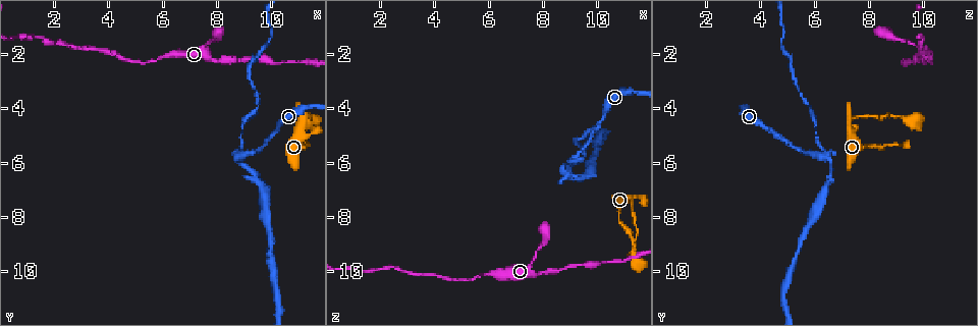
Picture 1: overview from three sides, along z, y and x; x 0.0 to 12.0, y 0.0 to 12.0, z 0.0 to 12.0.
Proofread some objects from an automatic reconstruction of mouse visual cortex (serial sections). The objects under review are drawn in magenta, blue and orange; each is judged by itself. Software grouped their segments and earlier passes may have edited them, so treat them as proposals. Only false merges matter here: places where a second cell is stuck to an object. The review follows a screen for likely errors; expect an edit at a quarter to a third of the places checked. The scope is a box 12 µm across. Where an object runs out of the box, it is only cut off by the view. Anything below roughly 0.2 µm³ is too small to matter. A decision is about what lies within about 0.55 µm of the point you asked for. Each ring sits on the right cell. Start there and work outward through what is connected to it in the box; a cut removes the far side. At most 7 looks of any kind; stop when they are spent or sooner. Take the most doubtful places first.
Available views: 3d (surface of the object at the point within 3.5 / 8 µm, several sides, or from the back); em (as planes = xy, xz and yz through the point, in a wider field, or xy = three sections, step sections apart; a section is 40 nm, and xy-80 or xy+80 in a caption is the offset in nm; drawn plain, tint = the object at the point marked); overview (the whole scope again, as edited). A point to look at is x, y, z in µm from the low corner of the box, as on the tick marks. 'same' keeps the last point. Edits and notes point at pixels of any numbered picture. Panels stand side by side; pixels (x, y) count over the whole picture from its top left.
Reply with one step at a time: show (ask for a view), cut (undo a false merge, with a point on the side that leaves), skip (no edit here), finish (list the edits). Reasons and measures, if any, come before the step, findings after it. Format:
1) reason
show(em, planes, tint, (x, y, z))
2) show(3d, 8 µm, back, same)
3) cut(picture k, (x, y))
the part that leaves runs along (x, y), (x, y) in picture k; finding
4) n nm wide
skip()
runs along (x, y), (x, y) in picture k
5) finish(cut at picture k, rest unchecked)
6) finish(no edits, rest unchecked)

sharp bend
show(3d, 3.5 µm, (8.9, 5.7, 6.4))

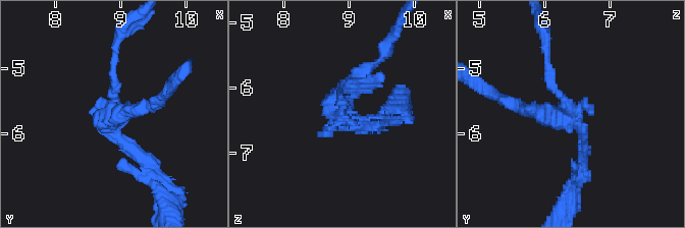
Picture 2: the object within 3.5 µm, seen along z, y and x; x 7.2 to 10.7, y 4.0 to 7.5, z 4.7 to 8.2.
3 arms
cut(picture 2, (135, 153))
the part that leaves runs along (577, 122), (585, 157), (569, 197) in picture 2; a second cell is stuck on

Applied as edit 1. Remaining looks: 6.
redraw
show(overview)

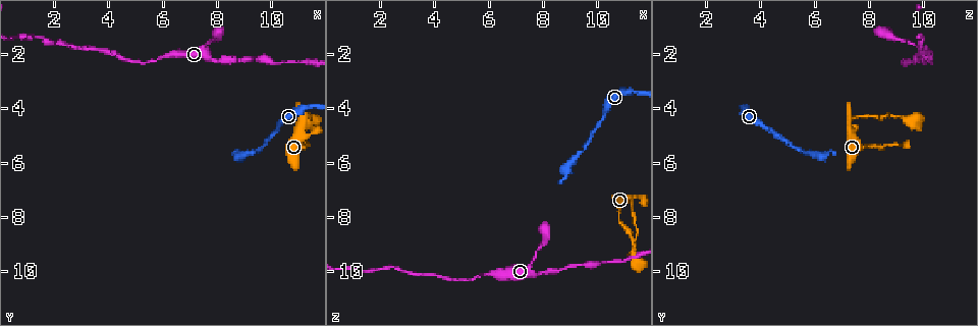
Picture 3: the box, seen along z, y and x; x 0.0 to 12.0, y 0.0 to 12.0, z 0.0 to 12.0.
thin neck
show(3d, 3.5 µm, (4.8, 2.2, 10.3))

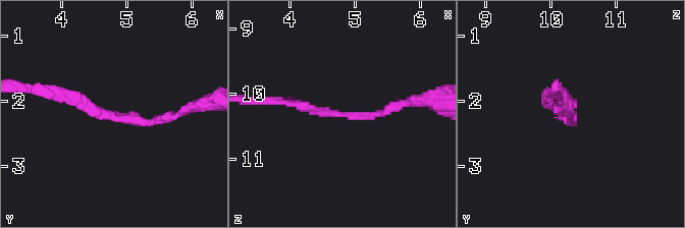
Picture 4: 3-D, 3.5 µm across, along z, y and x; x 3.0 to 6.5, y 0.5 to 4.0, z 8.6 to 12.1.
arms of 150, 150 nm
show(em, xy, step 2, tint, (4.75, 2.30, 10.35))

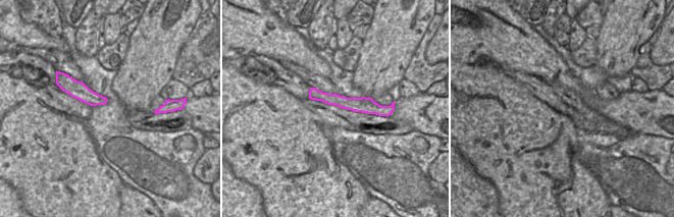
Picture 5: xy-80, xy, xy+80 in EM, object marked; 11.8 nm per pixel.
another direction
show(em, xy, step 5, tint, same)

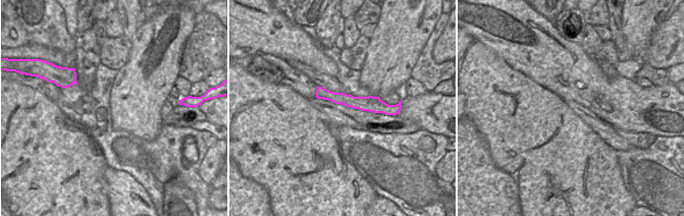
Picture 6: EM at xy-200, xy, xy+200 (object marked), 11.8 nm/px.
170 nm wide
skip()
runs along (177, 112), (153, 122), (112, 119), (53, 94) in picture 4; one cell here

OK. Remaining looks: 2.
narrows sharply
show(3d, 3.5 µm, (1.6, 1.4, 10.0))

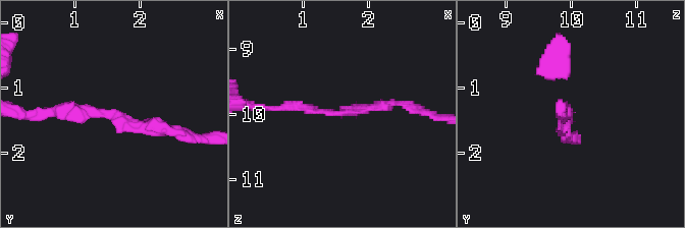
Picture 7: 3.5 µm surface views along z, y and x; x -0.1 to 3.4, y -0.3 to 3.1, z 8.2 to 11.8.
arms of 150, 150 nm; need the tissue
show(em, xy, step 3, tint, (1.55, 1.40, 9.95))

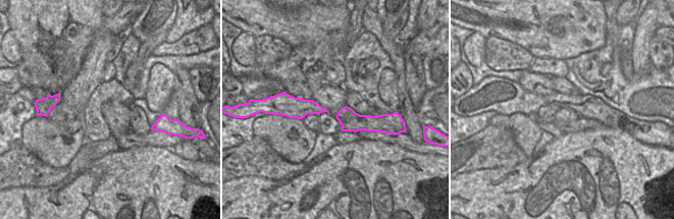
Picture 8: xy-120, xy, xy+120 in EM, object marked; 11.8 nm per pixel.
skip()
runs along (170, 130), (99, 111), (39, 111) in picture 7; all the same cell

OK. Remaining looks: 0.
finish(cut at picture 2, rest unchecked)

